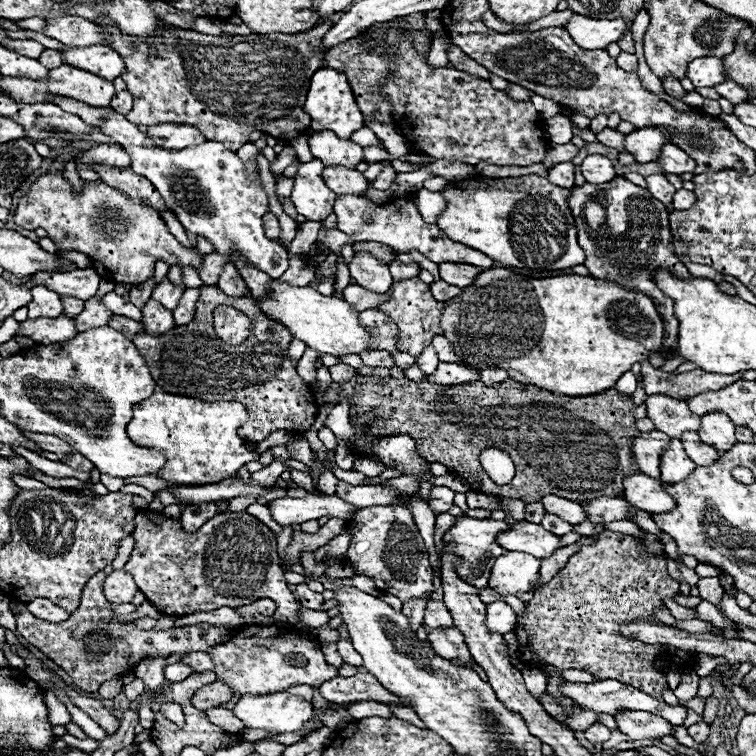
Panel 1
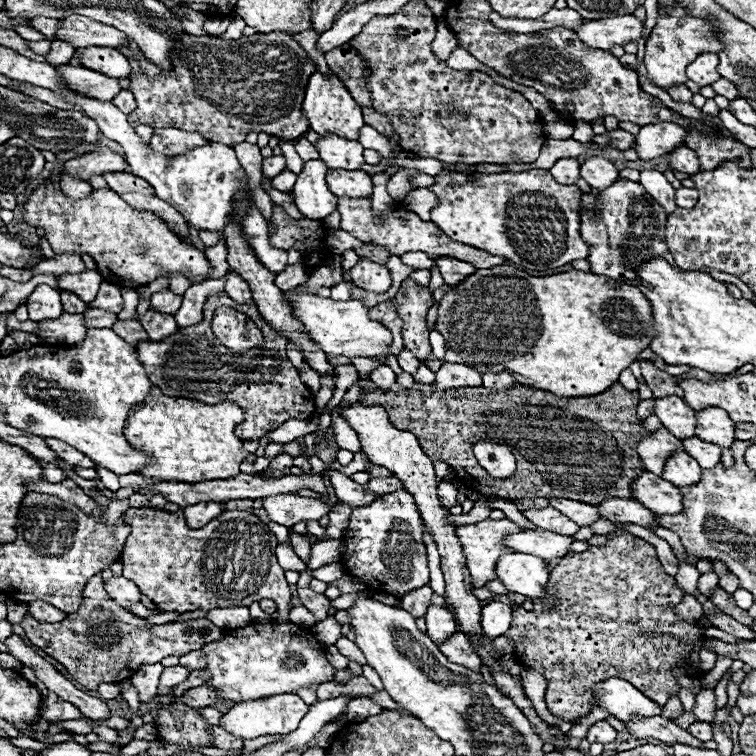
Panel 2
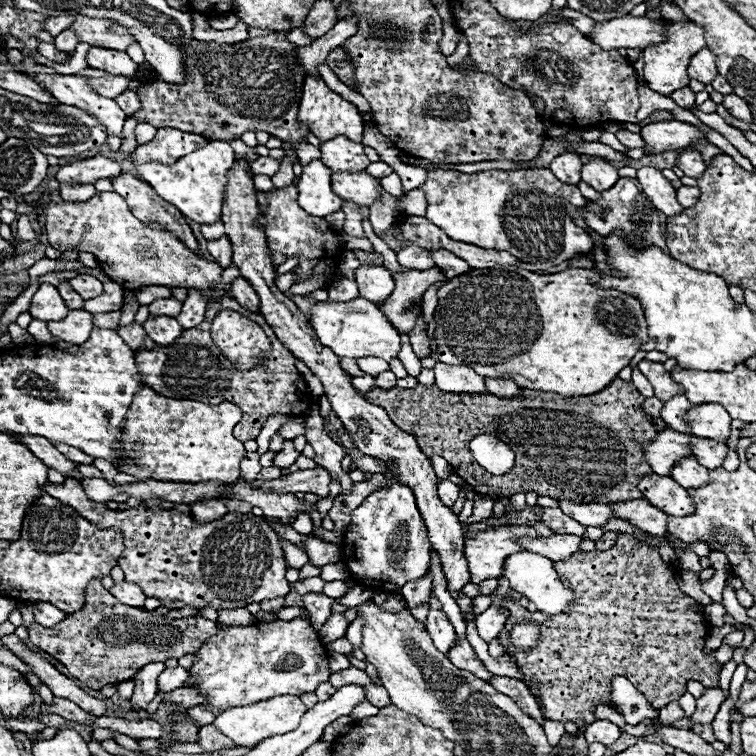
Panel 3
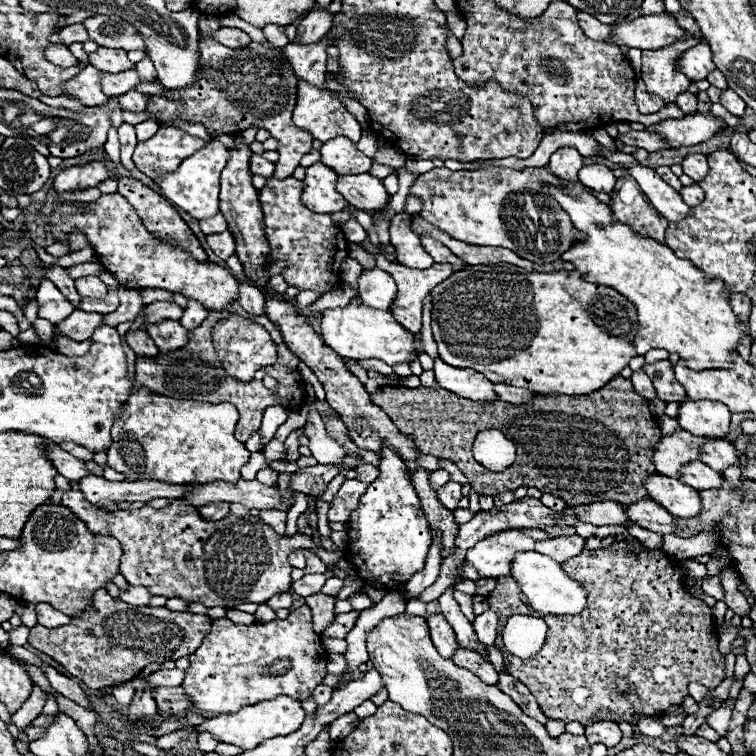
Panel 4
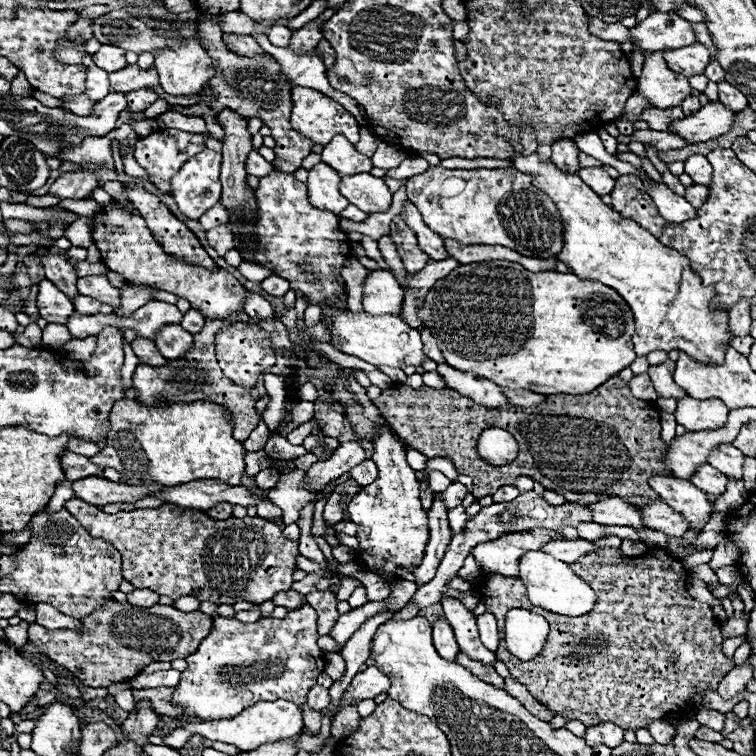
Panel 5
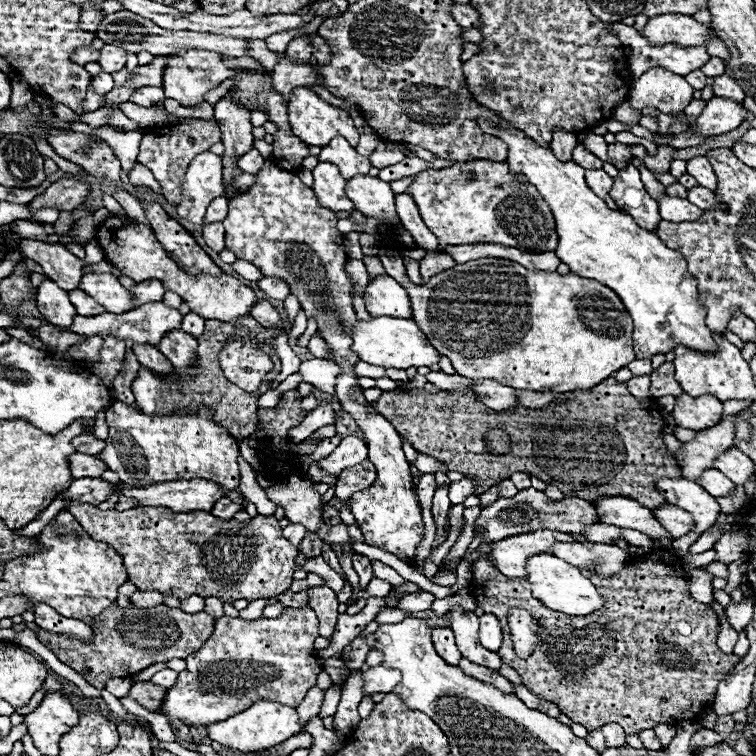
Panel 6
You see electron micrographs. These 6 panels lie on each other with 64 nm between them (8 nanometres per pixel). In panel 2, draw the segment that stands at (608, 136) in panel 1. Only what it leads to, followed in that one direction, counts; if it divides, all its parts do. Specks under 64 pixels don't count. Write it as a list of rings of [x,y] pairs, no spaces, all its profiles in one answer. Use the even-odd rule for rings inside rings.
[[[612,130],[612,132],[606,132],[606,134],[612,138],[612,148],[628,150],[634,144],[634,136],[628,134],[628,132],[624,132],[624,130]]]

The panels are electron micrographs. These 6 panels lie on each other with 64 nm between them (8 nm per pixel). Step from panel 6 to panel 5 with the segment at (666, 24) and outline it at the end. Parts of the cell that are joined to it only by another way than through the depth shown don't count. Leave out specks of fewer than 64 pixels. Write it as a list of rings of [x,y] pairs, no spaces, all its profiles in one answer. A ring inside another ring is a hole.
[[[652,12],[646,20],[630,28],[630,38],[642,50],[684,48],[696,42],[690,22],[672,12]]]

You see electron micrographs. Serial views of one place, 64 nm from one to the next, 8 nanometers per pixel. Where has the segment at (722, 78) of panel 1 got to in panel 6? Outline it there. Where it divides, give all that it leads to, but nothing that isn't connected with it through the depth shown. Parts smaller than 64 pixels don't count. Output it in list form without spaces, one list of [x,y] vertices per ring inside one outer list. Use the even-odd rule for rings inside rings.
[[[616,22],[612,26],[612,32],[623,45],[626,44],[631,48],[628,68],[633,80],[642,74],[642,70],[648,70],[648,66],[664,66],[666,70],[672,70],[674,74],[686,76],[694,70],[700,70],[704,62],[708,62],[710,58],[704,46],[688,46],[688,48],[680,48],[672,44],[648,46],[648,42],[640,38],[640,34],[634,27],[621,22]]]

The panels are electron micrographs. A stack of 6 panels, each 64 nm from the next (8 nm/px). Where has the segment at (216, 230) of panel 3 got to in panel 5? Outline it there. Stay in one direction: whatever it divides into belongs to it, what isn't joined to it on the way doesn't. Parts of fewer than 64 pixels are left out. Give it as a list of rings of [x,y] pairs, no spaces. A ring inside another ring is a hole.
[[[220,202],[208,214],[204,214],[204,218],[200,218],[200,224],[204,226],[204,230],[212,230],[212,228],[224,226],[226,222],[228,222],[228,212],[220,206]]]

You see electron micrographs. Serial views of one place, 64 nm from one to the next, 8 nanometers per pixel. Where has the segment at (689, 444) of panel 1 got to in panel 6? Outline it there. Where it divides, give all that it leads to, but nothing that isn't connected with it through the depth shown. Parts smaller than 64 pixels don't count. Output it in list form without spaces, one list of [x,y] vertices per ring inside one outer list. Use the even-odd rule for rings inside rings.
[[[734,446],[722,454],[716,456],[714,460],[714,468],[720,470],[722,474],[726,474],[734,484],[742,486],[750,476],[752,476],[752,468],[754,468],[754,462],[742,454],[740,450],[736,450]]]

